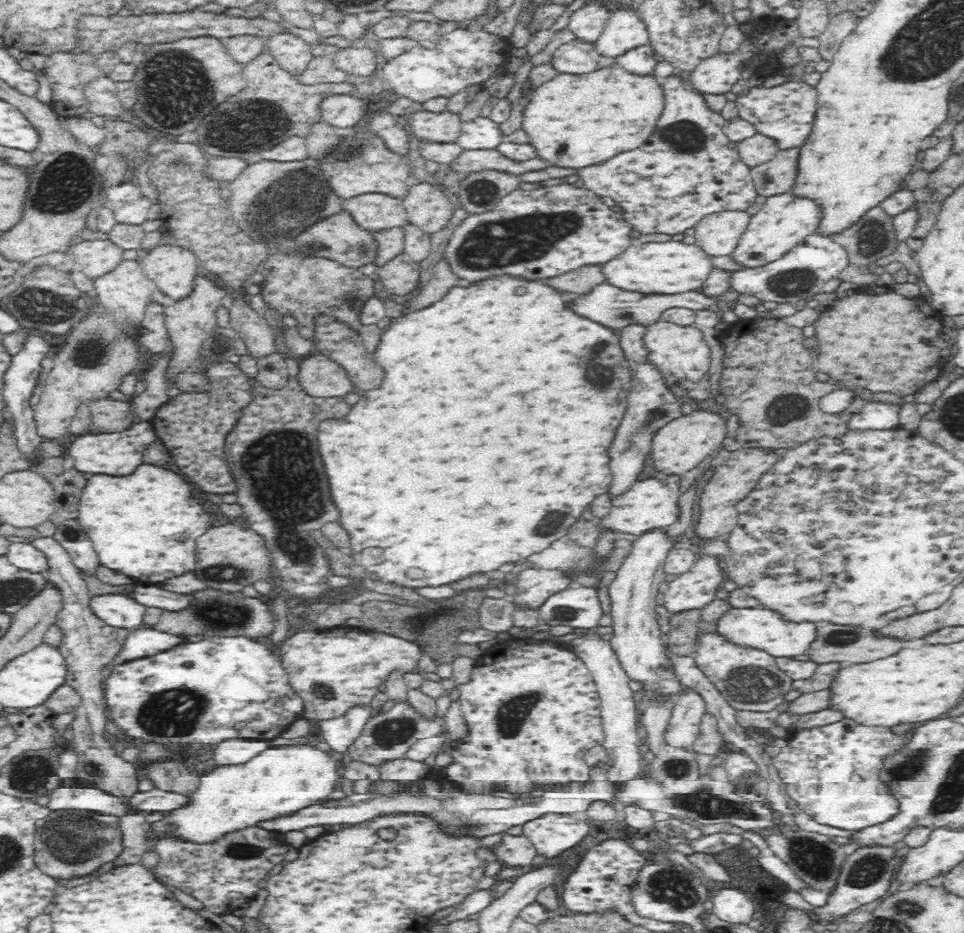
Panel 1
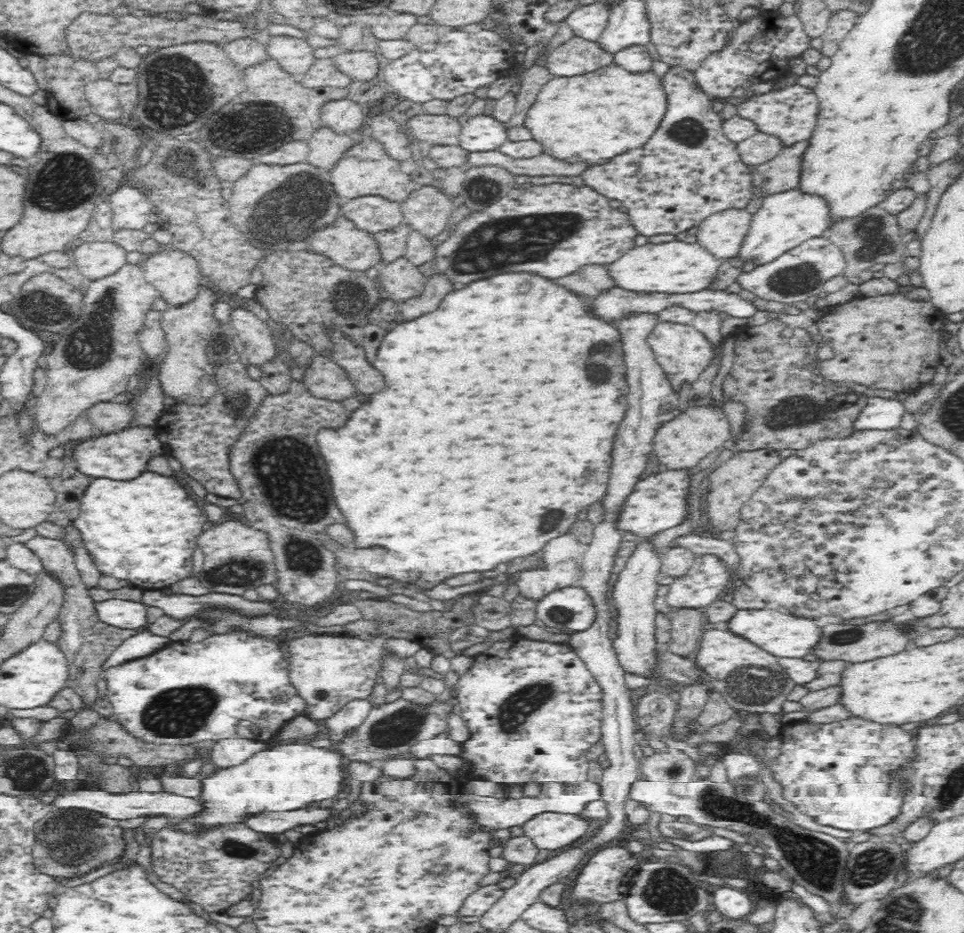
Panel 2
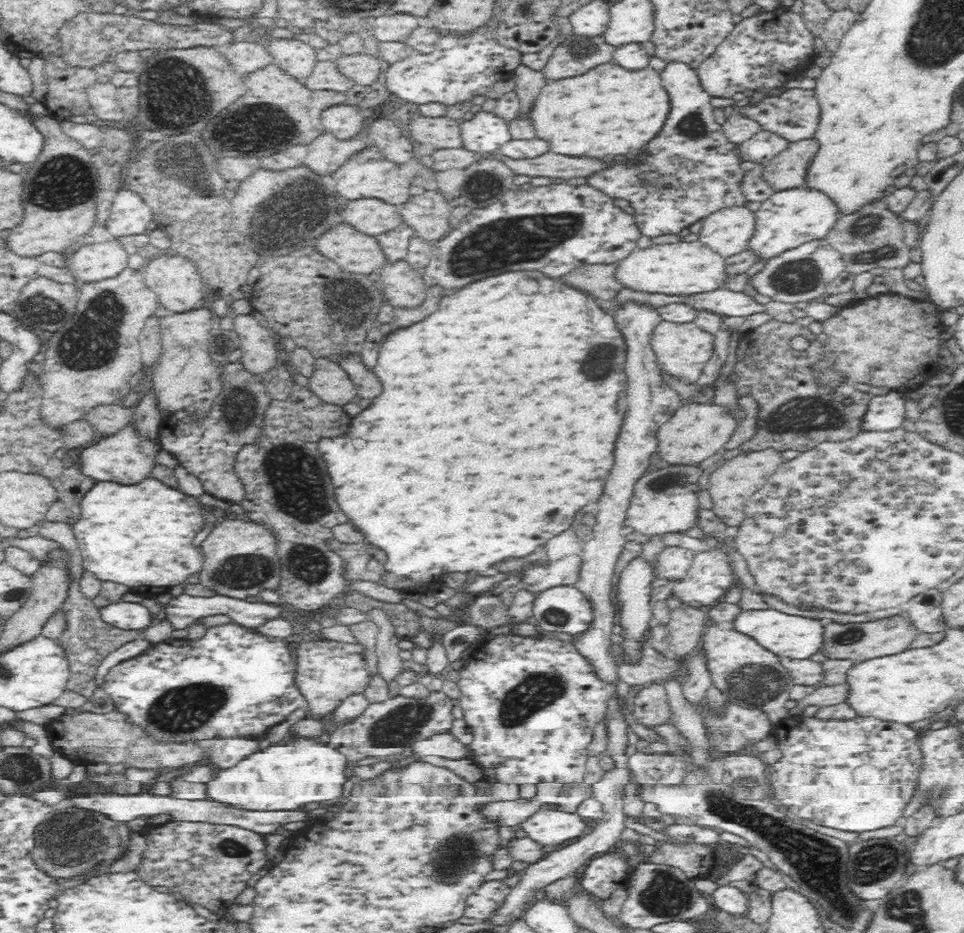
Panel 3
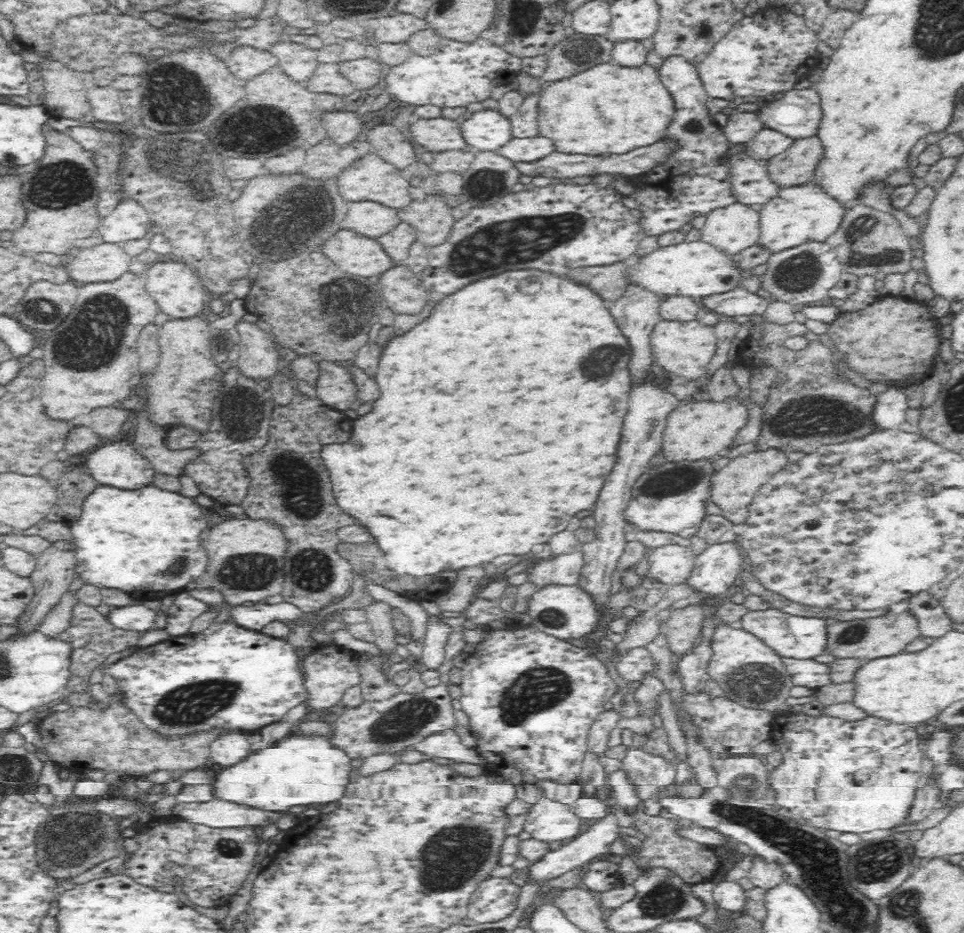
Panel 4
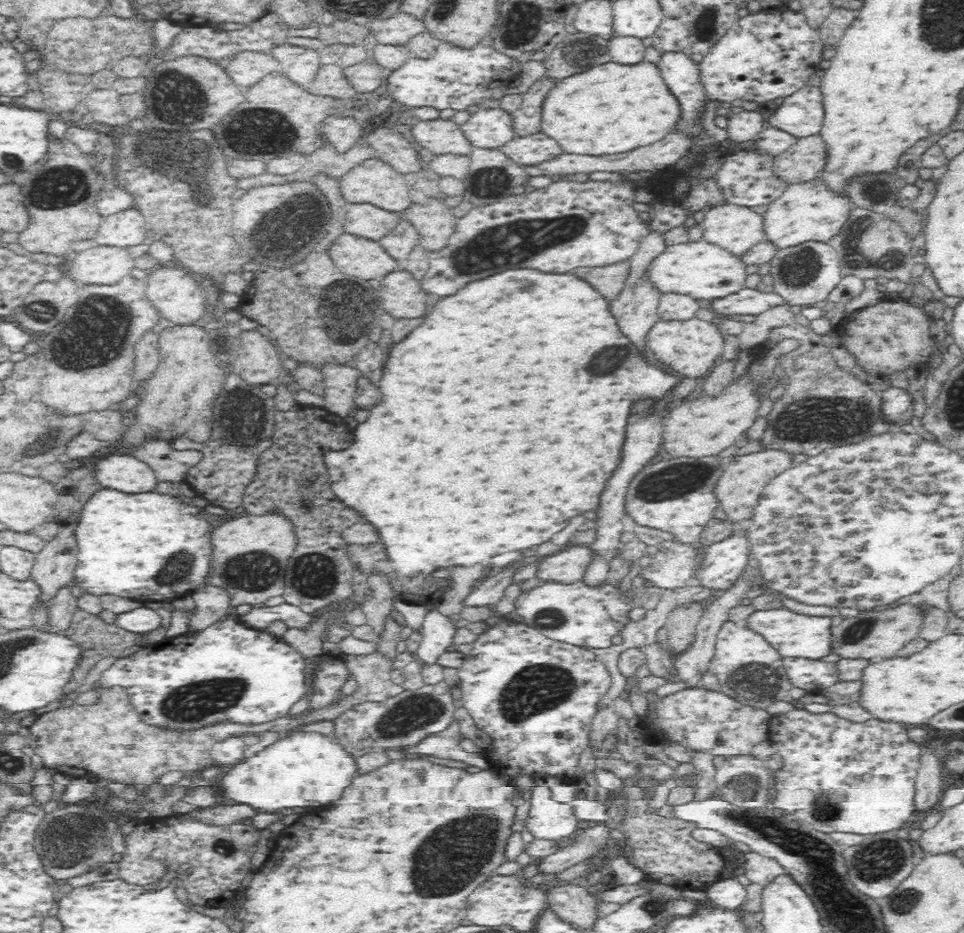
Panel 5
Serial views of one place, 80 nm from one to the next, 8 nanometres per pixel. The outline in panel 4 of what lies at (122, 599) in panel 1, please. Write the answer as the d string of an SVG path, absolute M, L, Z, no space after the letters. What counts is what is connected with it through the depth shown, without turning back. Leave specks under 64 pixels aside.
M132 605L112 608L107 618L114 626L122 630L142 634L154 629L158 614L156 614L156 610L151 610L145 605Z

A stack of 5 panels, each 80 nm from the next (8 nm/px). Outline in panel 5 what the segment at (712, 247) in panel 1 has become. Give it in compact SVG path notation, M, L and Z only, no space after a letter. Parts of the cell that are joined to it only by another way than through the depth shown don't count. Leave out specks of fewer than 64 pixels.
M730 204L707 208L700 227L702 240L737 255L748 252L767 238L763 215Z

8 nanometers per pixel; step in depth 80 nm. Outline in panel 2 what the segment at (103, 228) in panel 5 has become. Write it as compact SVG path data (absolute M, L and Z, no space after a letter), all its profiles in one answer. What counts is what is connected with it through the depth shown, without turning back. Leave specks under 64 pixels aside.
M121 186L108 196L107 201L113 212L113 231L142 230L149 223L153 207L136 186Z

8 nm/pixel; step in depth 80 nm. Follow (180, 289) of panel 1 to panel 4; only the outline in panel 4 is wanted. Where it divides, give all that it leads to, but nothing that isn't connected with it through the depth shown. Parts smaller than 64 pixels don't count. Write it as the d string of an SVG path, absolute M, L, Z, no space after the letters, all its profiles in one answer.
M182 261L156 262L147 266L143 274L146 292L153 302L170 318L194 318L207 311L204 301L208 298L206 288L196 272Z

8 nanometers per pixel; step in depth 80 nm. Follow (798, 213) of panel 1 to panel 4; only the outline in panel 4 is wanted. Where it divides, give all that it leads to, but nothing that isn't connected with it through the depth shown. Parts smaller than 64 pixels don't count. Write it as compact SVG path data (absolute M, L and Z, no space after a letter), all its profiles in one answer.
M810 182L783 187L776 198L772 198L760 210L760 240L772 253L797 247L799 244L814 241L825 242L840 228L846 208L838 199L830 196L822 185Z

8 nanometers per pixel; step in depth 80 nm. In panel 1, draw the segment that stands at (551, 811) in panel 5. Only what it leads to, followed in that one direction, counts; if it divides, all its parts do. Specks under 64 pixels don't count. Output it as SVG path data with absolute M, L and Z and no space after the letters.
M548 813L523 824L523 834L536 847L537 854L554 858L577 845L590 834L584 816Z

